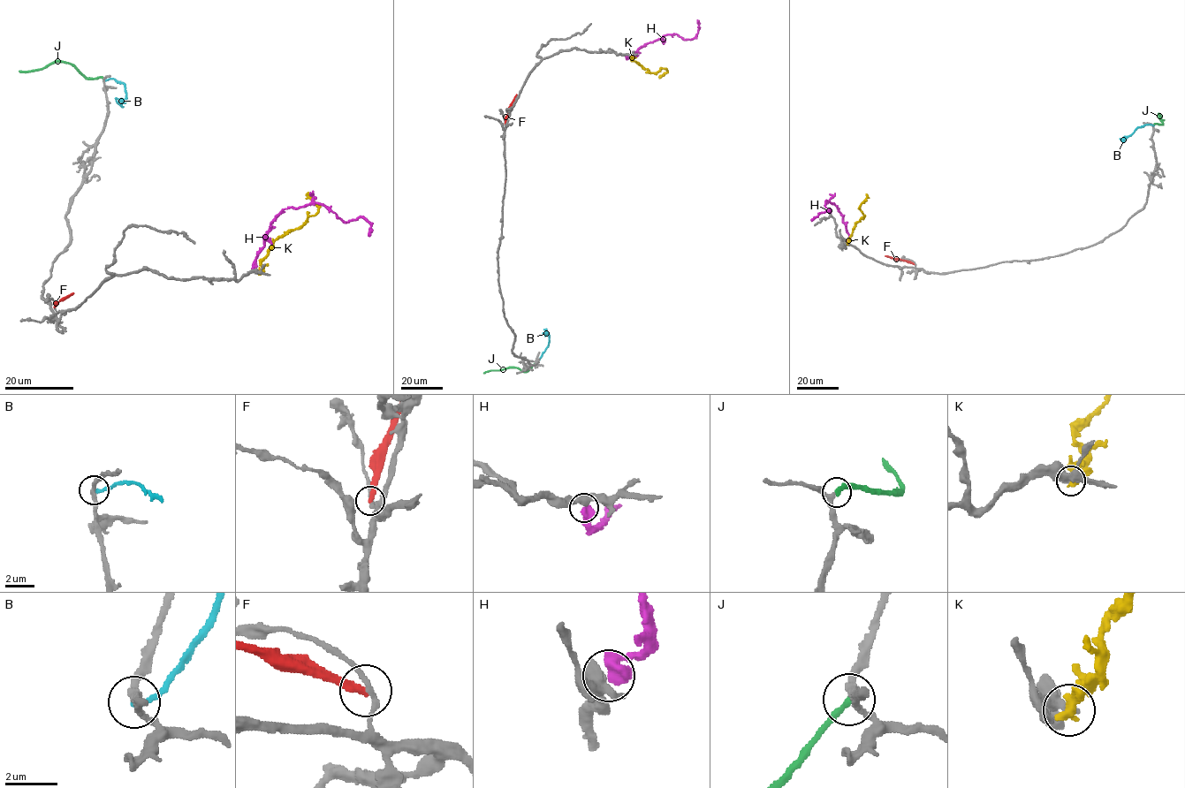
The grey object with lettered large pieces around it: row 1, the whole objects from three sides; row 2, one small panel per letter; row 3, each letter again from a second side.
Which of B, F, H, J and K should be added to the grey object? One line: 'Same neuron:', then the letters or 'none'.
Same neuron: J

